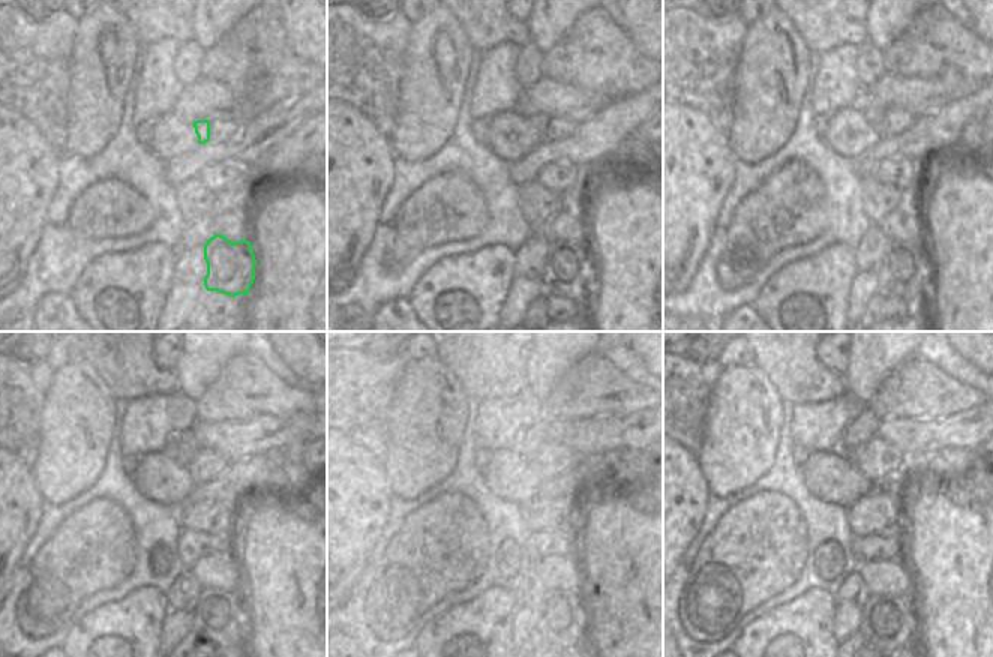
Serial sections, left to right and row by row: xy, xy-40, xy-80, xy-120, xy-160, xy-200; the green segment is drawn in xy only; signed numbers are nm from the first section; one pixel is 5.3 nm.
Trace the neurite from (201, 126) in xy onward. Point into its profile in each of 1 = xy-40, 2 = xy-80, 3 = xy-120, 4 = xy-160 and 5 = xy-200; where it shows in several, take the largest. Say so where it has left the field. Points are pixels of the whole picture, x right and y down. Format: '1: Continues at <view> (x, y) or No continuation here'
1: Continues at xy-40 (537, 120)
2: Continues at xy-80 (873, 111)
3: Continues at xy-120 (194, 440)
4: Continues at xy-160 (531, 435)
5: Continues at xy-200 (866, 426)

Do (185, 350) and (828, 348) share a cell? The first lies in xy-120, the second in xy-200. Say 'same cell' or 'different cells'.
same cell

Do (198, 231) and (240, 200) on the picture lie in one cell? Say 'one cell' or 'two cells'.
one cell

